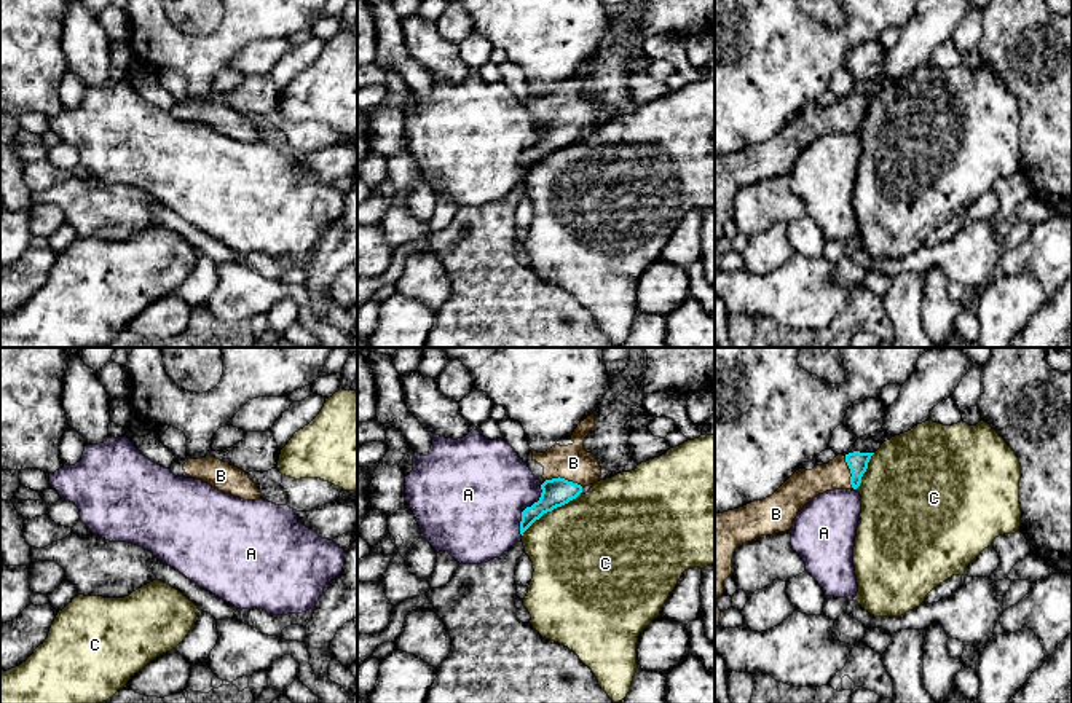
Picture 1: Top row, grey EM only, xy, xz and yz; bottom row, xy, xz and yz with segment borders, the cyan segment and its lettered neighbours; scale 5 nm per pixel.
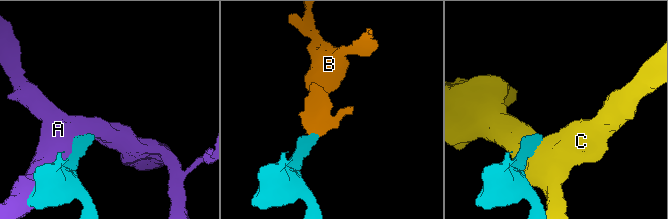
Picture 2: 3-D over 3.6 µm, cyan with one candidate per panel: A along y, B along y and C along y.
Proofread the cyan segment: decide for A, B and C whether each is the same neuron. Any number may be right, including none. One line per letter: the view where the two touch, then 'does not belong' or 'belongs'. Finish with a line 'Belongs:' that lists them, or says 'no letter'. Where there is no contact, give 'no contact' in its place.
A: xz | does not belong
B: xz | belongs
C: xz | does not belong
Belongs: B

